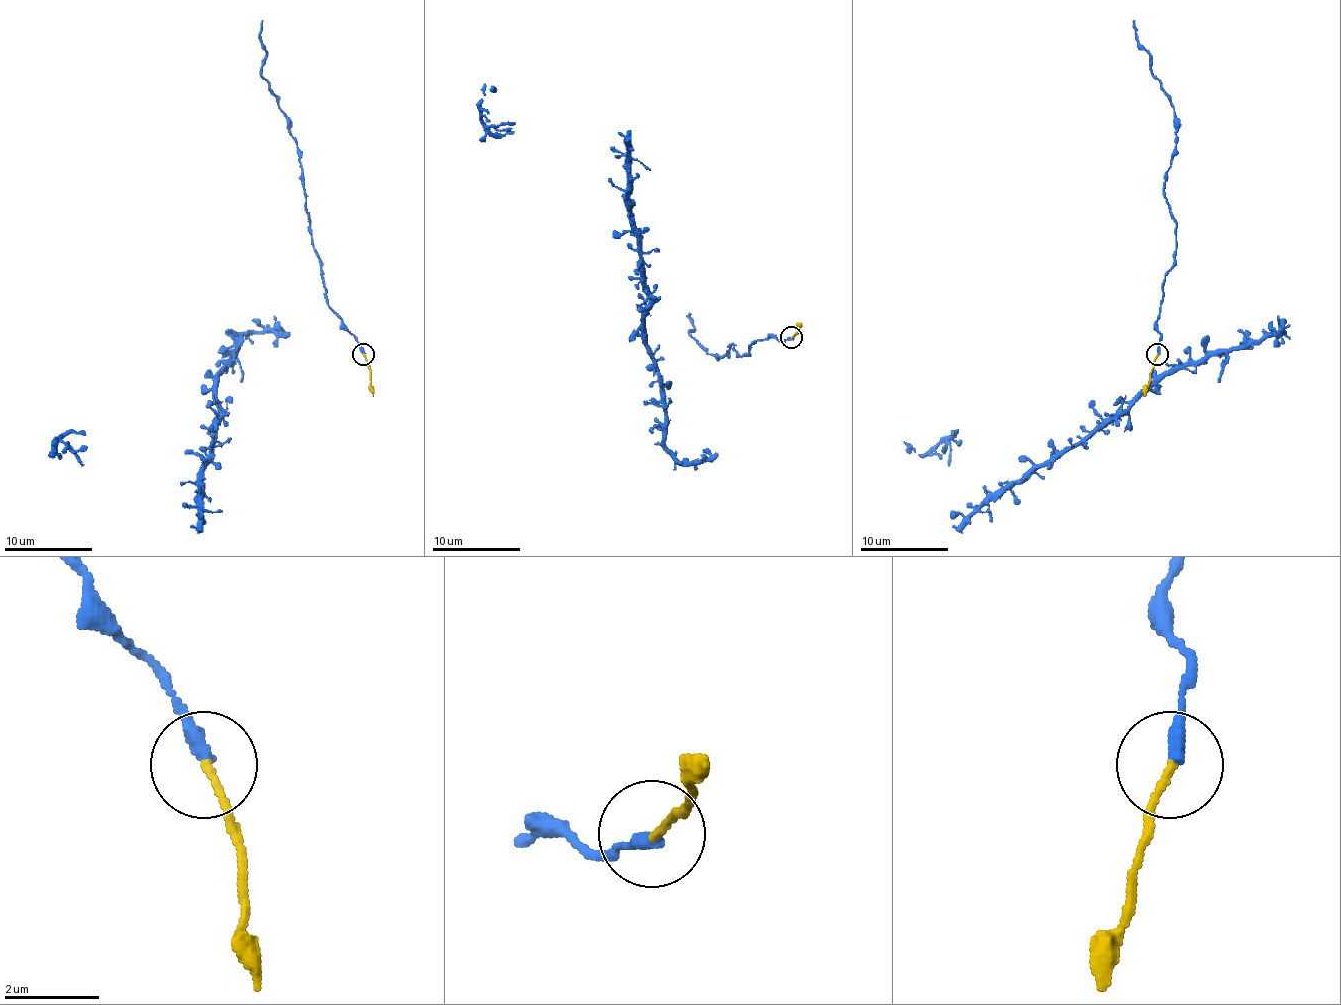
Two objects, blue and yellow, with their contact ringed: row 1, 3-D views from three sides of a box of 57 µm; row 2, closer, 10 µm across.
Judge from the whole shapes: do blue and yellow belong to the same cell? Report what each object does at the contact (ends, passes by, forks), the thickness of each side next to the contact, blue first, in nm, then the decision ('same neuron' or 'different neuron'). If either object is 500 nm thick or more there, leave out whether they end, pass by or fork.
blue ends there; yellow ends there; 320 nm thick on the blue side, 140 nm on the other; same neuron

